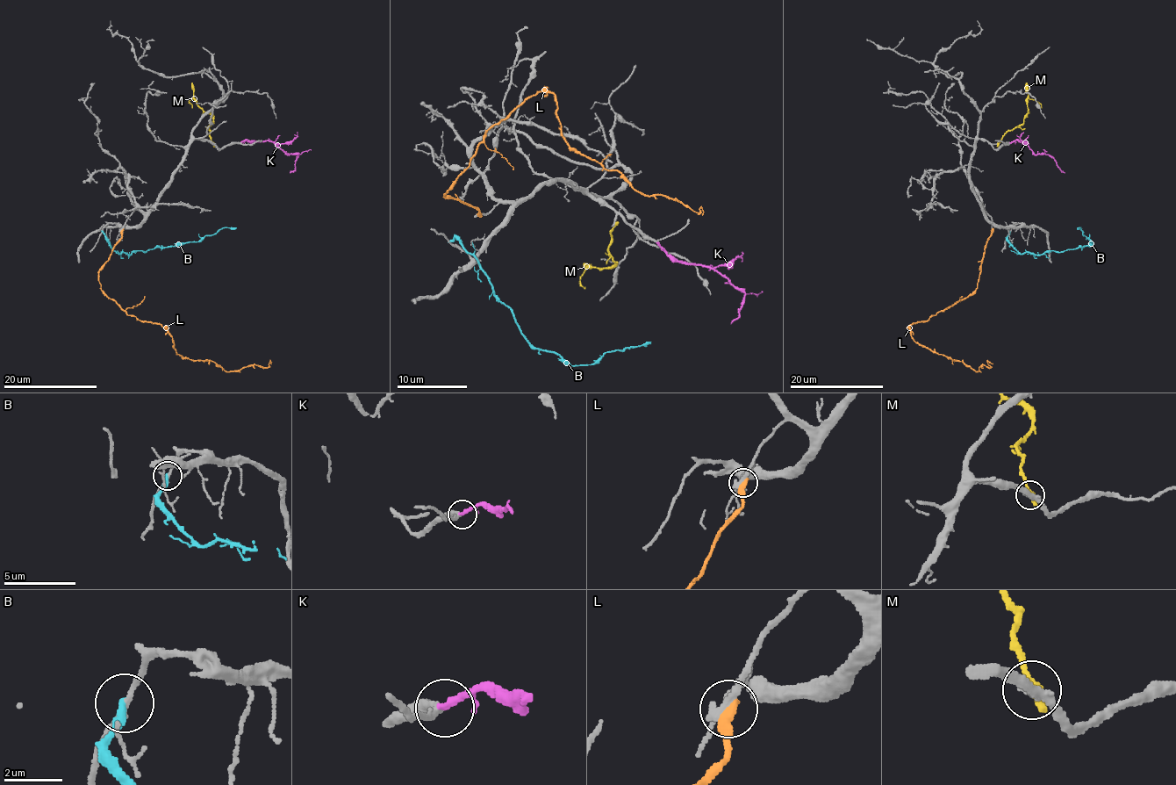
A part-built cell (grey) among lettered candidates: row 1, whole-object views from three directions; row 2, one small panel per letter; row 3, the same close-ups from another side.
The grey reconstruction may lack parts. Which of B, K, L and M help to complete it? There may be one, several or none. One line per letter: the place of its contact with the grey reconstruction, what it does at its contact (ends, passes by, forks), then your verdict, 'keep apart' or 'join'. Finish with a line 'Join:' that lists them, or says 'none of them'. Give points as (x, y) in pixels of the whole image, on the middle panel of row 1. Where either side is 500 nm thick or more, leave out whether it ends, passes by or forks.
B: meets grey at (449, 241); it ends there; keep apart
K: meets grey at (657, 242); it ends there; join
L: meets grey at (479, 215); it ends there; keep apart
M: meets grey at (614, 224); it ends there; keep apart
Join: K

